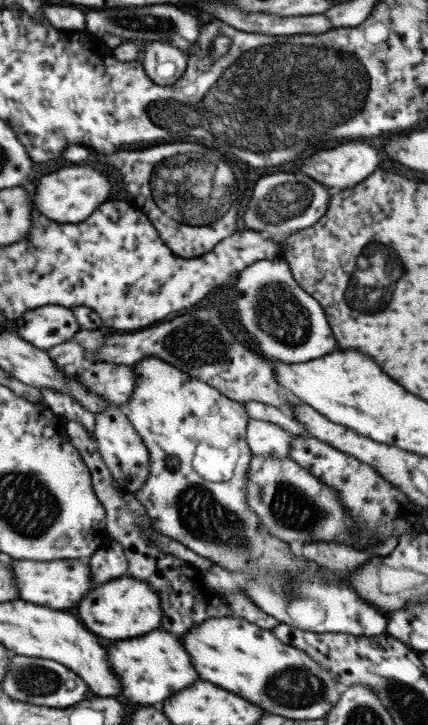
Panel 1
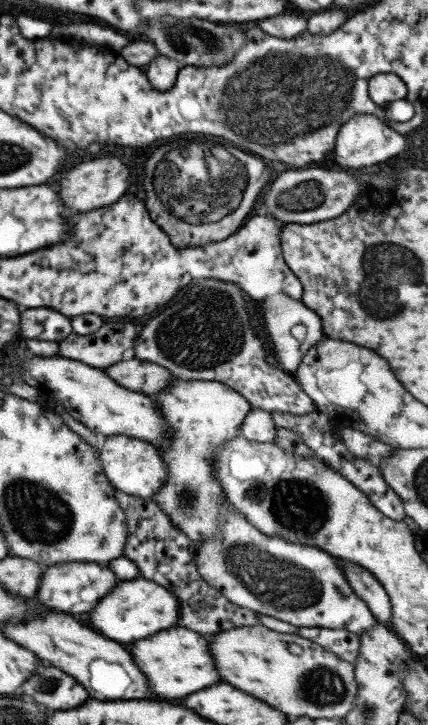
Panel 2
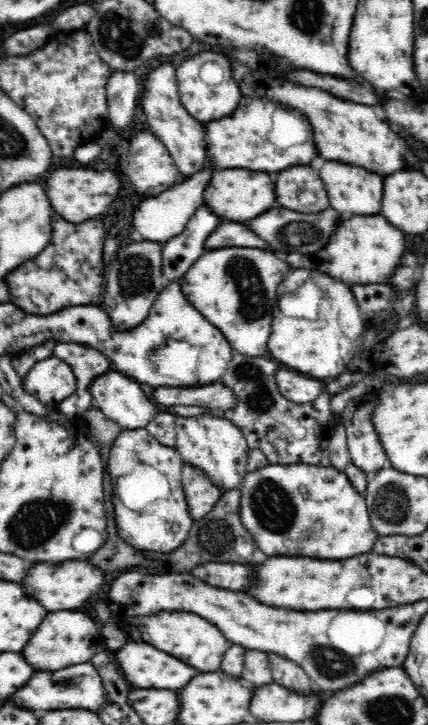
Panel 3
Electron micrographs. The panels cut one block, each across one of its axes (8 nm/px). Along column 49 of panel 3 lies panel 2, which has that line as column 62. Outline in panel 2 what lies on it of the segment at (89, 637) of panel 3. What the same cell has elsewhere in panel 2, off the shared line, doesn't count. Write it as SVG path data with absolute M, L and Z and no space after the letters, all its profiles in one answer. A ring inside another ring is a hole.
M47 614L39 620L31 618L29 622L19 622L19 624L3 624L1 626L1 632L9 638L9 640L15 640L15 644L27 648L27 650L33 650L37 658L41 660L47 660L51 666L63 670L65 674L73 676L77 682L83 684L83 688L87 690L89 698L97 698L97 700L105 700L105 696L101 696L99 692L91 690L89 688L89 662L91 660L107 660L107 662L113 662L113 664L119 664L123 666L125 674L129 676L131 684L125 688L125 696L131 696L135 700L139 698L149 698L149 688L147 688L147 678L143 674L139 674L137 666L133 664L133 660L129 658L129 652L125 648L121 648L121 644L115 644L113 640L107 640L103 636L97 636L93 634L89 628L81 626L79 622L75 622L71 616L67 614Z

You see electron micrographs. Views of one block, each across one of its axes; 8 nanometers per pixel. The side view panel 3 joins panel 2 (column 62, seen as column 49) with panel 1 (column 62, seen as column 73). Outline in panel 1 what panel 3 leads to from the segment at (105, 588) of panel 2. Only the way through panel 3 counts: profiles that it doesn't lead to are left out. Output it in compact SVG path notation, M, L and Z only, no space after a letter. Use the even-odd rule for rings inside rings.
M15 560L13 574L15 574L15 586L19 590L19 598L53 610L65 610L77 606L79 600L83 600L83 596L91 590L89 568L79 562L84 560L51 560L47 564L35 564L31 560Z

